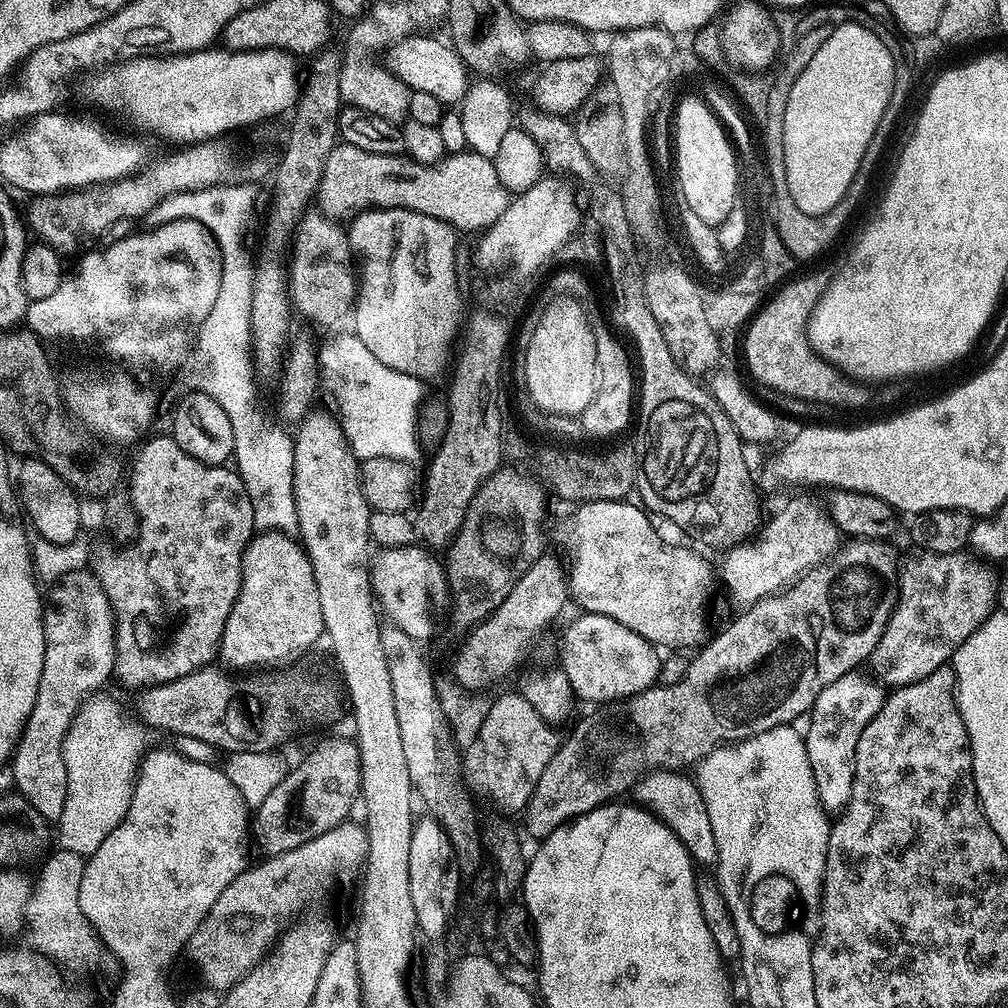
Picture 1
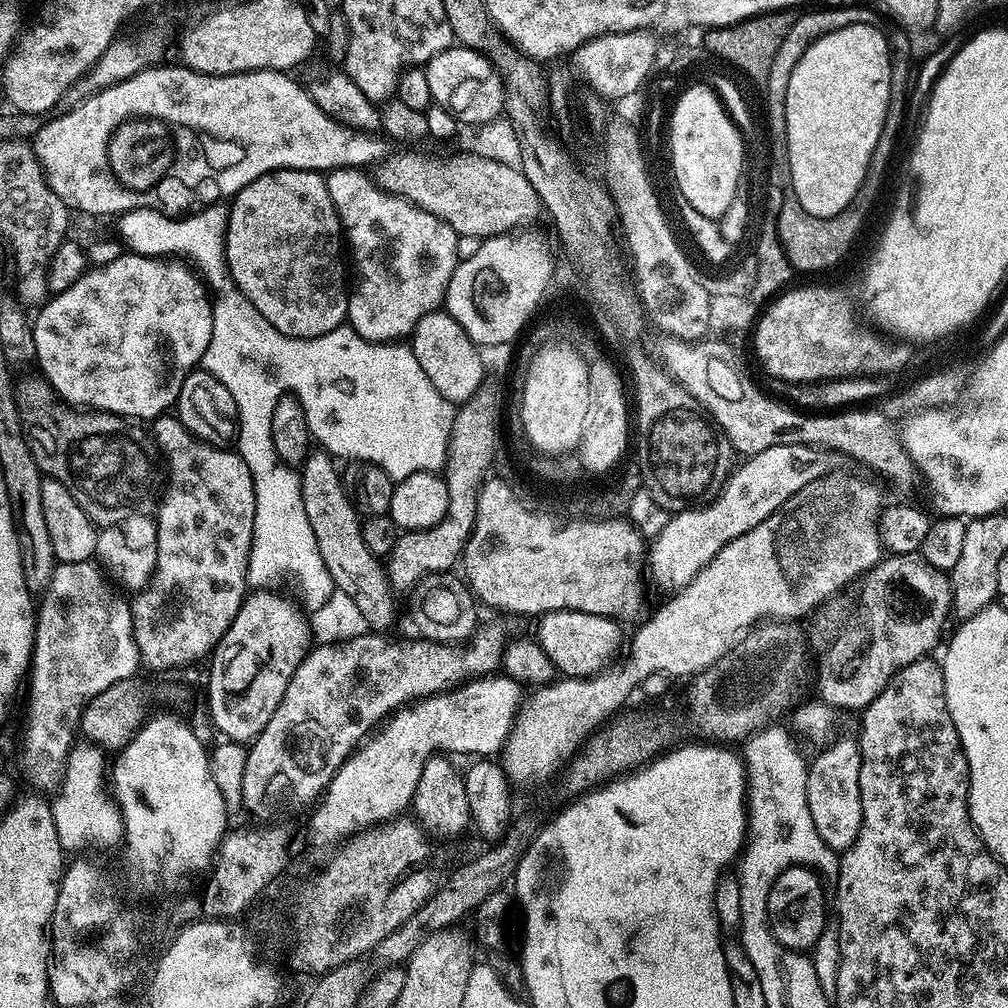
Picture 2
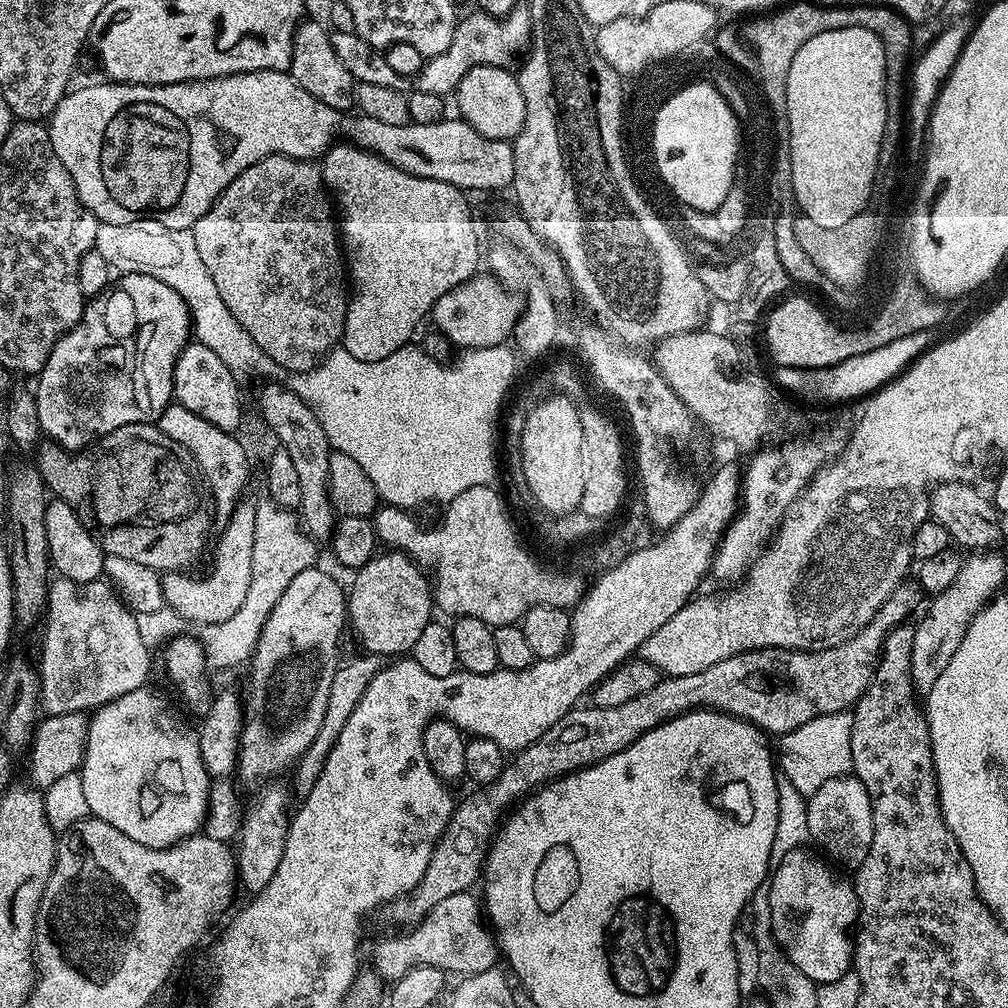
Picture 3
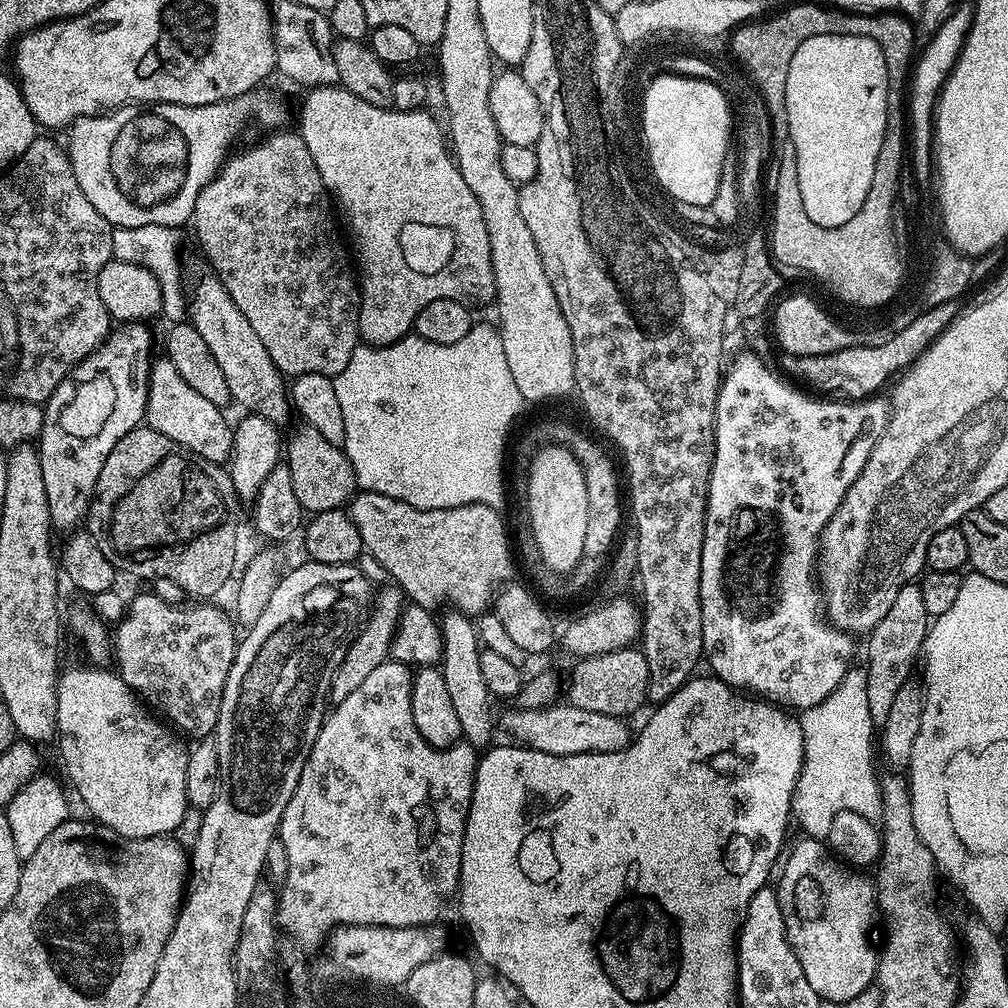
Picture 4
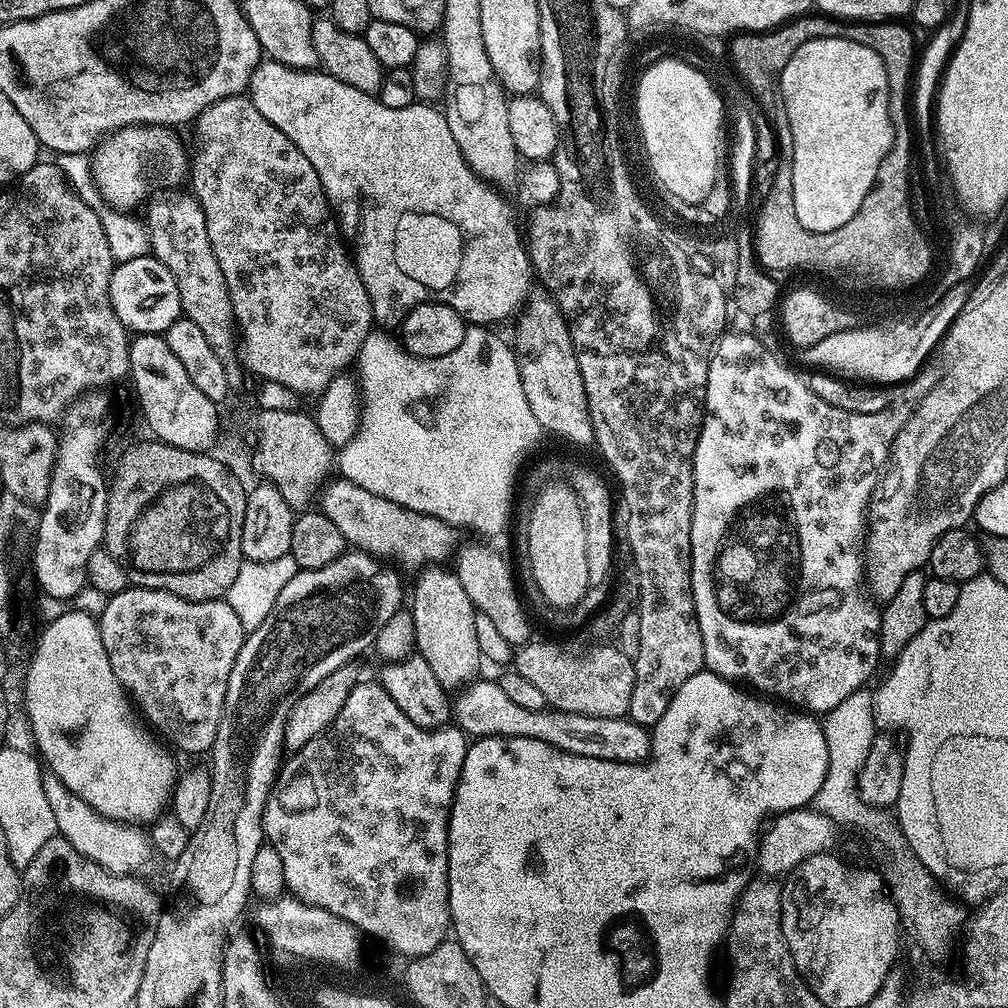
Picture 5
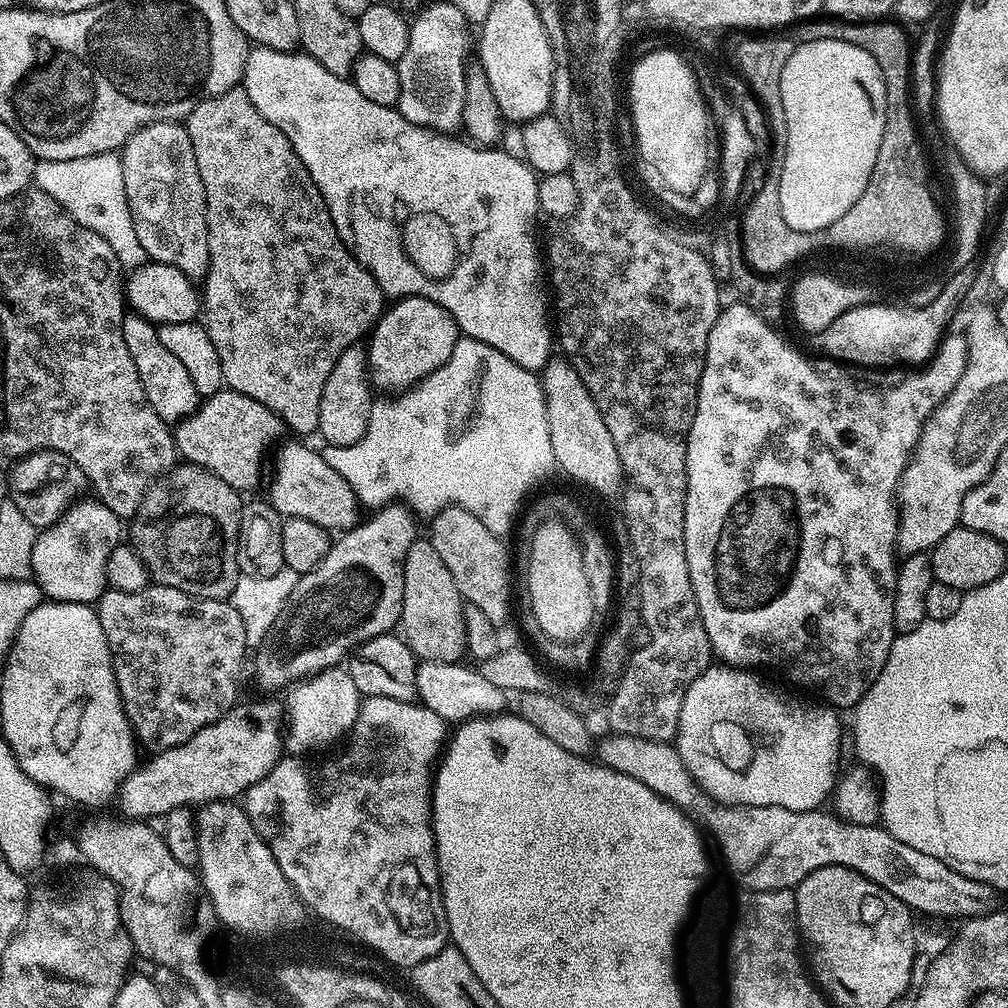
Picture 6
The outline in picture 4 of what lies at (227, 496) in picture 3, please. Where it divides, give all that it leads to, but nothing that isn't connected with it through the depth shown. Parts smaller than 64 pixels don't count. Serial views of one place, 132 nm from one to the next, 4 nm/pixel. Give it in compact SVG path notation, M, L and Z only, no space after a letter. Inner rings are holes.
M167 358L153 359L152 369L148 371L148 401L144 407L144 420L147 427L153 428L158 434L166 434L175 444L181 444L188 449L193 456L199 456L201 460L209 460L221 466L229 463L232 454L233 425L223 416L221 405L202 398L202 394L196 393L184 379L178 374L174 362Z

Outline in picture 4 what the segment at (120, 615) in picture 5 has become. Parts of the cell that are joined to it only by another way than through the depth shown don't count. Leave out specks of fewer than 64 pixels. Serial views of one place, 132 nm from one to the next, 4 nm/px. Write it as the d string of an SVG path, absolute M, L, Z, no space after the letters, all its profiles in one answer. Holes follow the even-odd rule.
M155 594L134 597L115 625L112 656L114 664L116 660L115 671L149 709L159 713L173 729L184 731L191 738L208 738L216 730L222 690L226 690L226 678L236 657L238 632L236 636L237 625L229 613L228 617L222 609L211 608L208 602L197 604L200 604L197 608L184 608L180 604L163 601Z

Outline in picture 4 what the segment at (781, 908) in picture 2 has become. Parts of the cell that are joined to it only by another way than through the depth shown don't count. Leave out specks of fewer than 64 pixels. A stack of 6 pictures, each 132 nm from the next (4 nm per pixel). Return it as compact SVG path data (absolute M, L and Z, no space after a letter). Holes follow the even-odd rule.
M800 838L790 852L791 848L783 857L779 869L780 884L775 885L788 941L798 962L802 962L806 982L810 982L814 994L818 994L821 1001L850 1002L850 998L858 998L858 994L873 987L876 978L878 948L872 945L872 923L878 920L875 883L869 877L867 880L863 871L853 870L837 859L824 840Z

